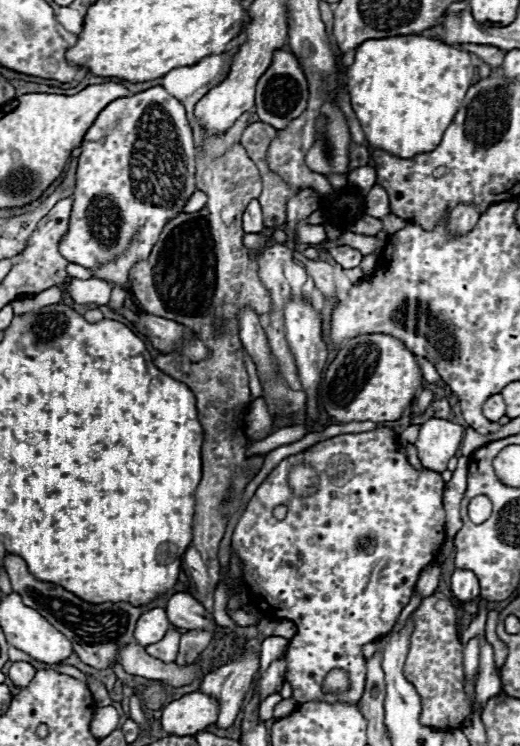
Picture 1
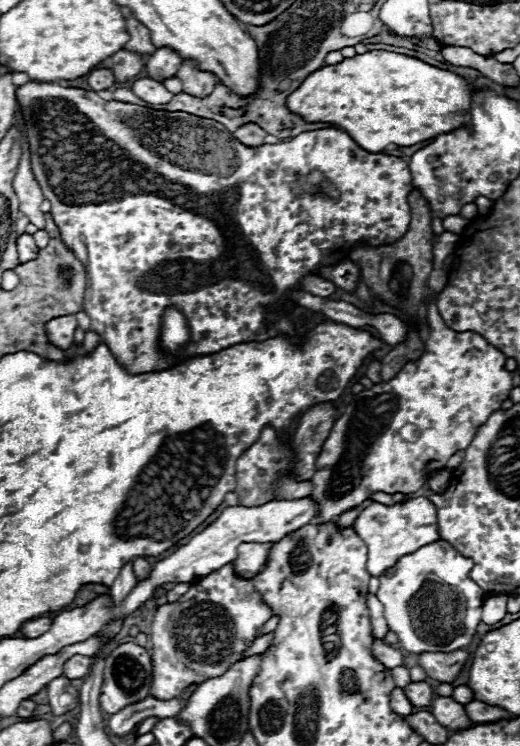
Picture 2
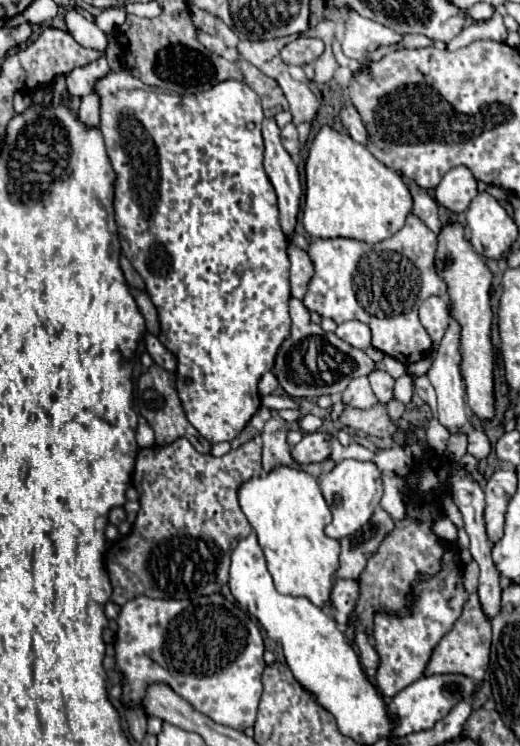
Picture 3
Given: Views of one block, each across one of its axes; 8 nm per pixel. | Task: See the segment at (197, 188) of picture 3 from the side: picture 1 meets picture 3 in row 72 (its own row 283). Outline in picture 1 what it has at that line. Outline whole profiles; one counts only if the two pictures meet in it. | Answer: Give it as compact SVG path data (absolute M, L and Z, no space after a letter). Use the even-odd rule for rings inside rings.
M162 86L148 88L134 96L118 98L98 114L94 124L84 134L80 150L82 154L78 156L76 188L72 194L72 216L68 232L60 240L60 254L68 262L80 264L86 270L94 270L94 278L106 280L112 286L128 288L128 272L137 262L150 255L162 228L180 212L184 212L186 202L196 192L196 150L186 110Z

